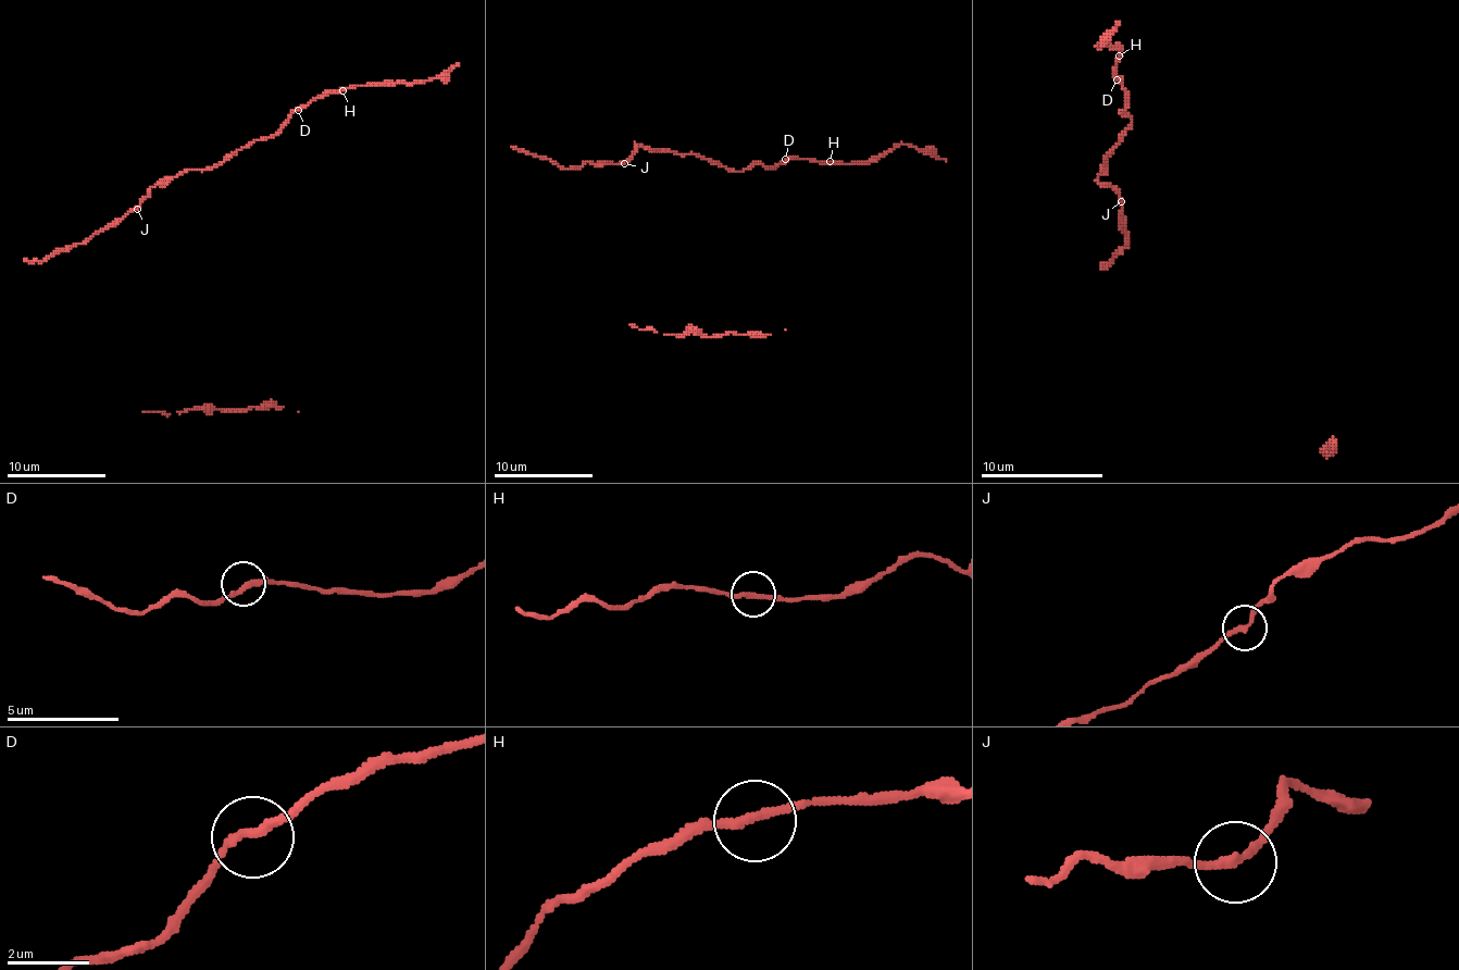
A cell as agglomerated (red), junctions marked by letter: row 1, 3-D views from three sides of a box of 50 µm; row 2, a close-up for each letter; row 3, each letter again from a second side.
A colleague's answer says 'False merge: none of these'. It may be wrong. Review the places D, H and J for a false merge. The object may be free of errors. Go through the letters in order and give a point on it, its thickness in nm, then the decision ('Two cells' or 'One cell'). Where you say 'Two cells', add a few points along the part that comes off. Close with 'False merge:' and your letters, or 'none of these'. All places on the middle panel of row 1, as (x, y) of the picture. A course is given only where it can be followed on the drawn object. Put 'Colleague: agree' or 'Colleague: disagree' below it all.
D: Place: (785, 159). Thickness 200 nm. One cell
H: Place: (830, 161). Thickness 200 nm. One cell
J: Place: (624, 163). Thickness 200 nm. Two cells. Course of the part to remove: (624, 164), (587, 161), (568, 169), (511, 147)
False merge: J
Colleague: disagree

